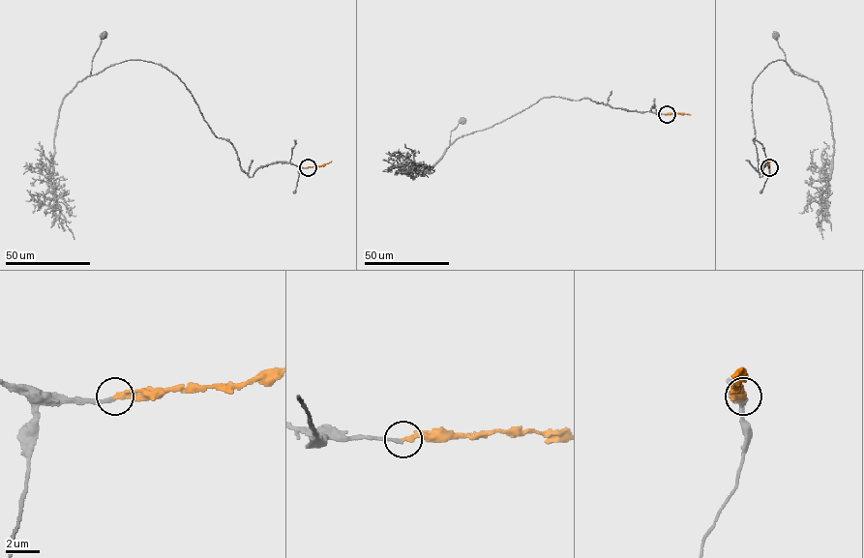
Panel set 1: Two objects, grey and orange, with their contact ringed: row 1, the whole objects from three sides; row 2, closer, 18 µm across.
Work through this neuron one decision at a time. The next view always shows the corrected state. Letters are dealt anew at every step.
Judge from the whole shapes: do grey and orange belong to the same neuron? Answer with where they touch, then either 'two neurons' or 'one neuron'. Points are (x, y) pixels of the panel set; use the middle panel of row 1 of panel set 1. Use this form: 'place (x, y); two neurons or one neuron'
place (667, 114); one neuron

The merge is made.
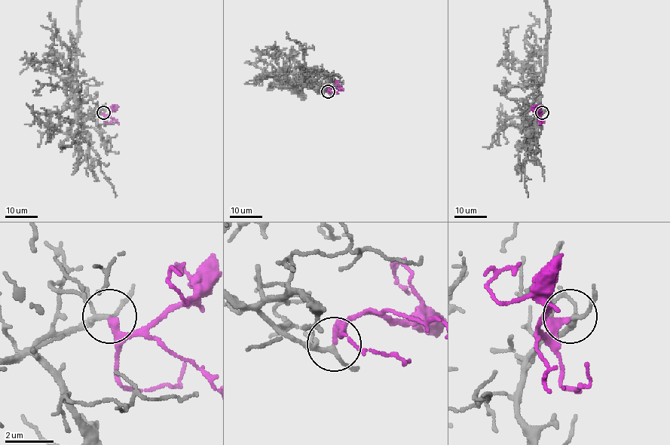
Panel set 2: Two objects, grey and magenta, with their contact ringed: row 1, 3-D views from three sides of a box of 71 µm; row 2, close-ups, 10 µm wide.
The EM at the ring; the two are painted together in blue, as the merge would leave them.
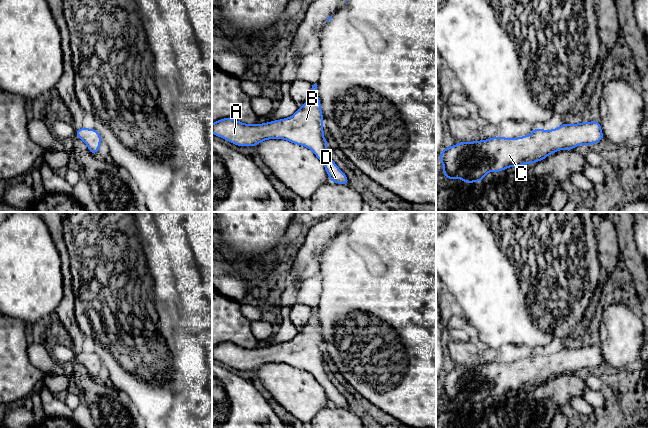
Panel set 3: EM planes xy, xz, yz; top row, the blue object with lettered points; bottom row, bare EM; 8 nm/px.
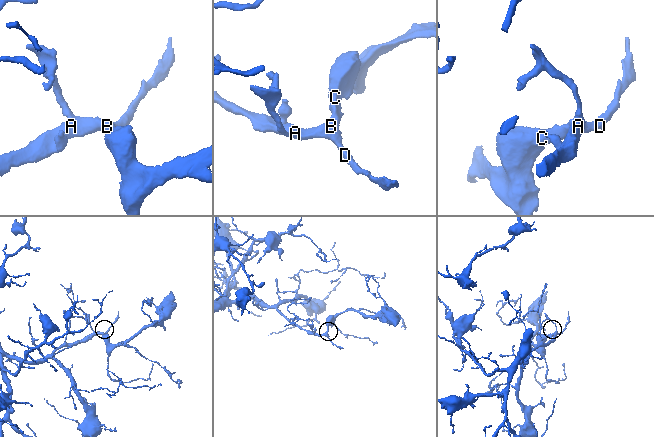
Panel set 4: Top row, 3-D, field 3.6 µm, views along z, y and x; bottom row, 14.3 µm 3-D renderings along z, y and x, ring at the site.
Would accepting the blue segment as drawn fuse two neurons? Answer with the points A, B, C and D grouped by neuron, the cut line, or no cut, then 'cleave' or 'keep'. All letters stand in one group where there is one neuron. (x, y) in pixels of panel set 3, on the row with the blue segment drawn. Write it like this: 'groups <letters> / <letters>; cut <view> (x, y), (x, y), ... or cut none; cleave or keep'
groups A B C D; cut none; keep

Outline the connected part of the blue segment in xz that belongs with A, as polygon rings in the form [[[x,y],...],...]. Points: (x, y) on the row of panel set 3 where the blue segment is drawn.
[[[317,84],[312,86],[309,99],[288,118],[264,124],[244,124],[233,118],[223,118],[212,124],[212,133],[235,145],[255,147],[267,139],[284,139],[311,149],[323,163],[329,180],[349,185],[347,176],[327,153],[323,134],[323,114]]]

